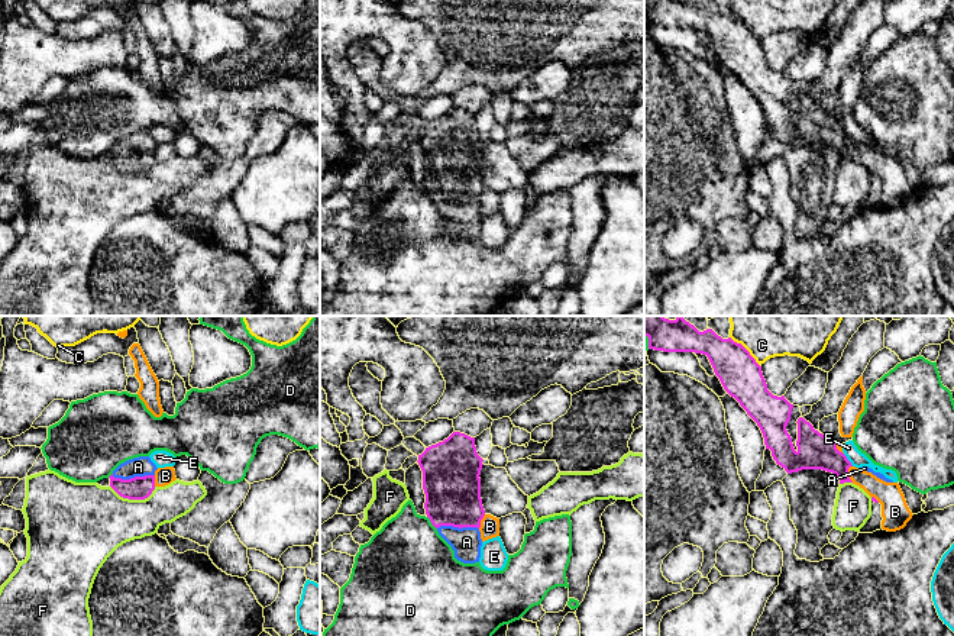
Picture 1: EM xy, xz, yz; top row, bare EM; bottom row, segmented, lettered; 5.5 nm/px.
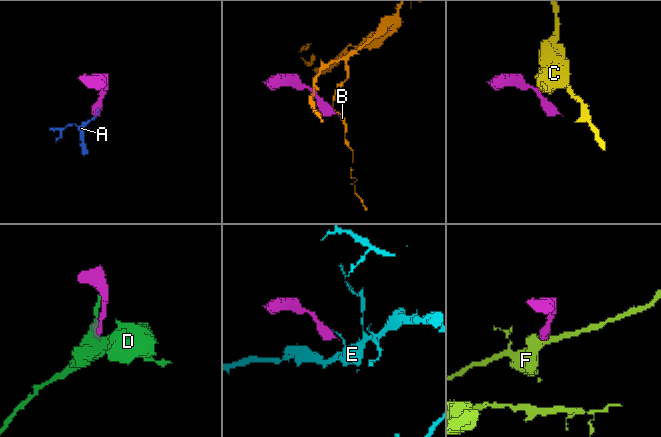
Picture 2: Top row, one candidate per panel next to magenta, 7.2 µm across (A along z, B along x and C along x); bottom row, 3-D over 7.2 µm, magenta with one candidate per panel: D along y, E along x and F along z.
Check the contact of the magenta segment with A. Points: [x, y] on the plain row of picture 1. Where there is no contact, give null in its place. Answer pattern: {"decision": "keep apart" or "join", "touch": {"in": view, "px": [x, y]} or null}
{"decision": "join", "touch": {"in": "xy", "px": [132, 154]}}

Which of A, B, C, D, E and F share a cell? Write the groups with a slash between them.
A / B / C / D / E / F

